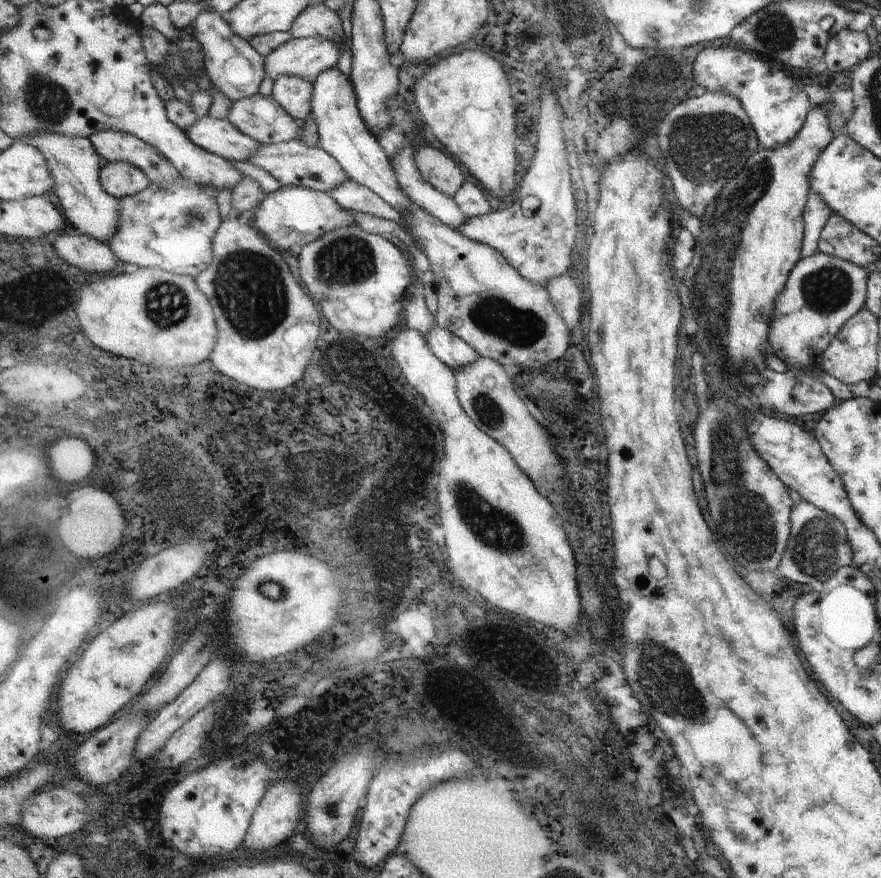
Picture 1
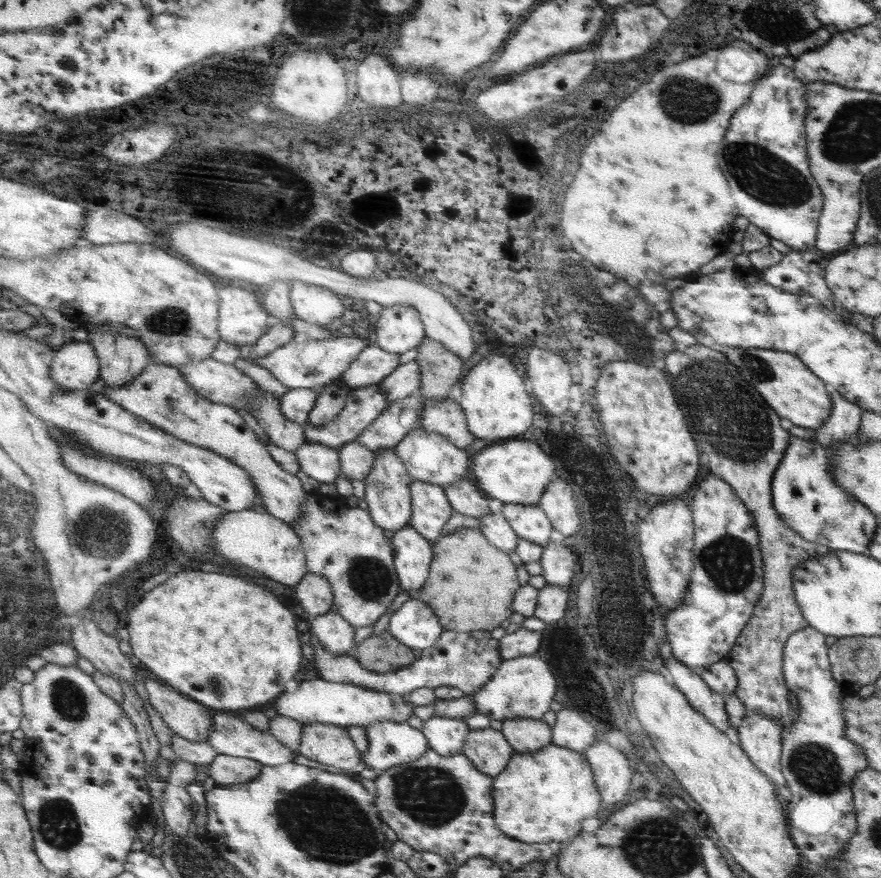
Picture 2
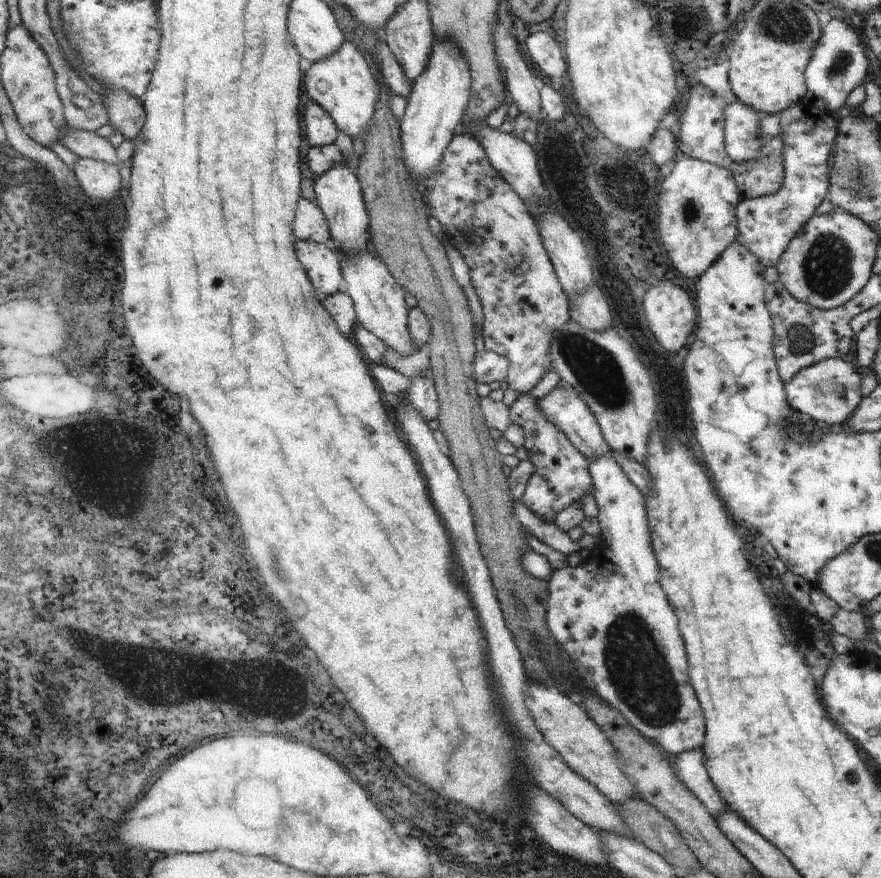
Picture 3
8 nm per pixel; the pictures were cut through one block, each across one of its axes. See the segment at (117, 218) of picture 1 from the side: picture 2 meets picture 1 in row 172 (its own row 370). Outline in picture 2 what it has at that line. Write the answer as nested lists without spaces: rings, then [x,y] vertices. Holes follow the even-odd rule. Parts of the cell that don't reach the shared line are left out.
[[[75,340],[71,344],[63,344],[57,350],[51,374],[63,390],[89,390],[91,384],[101,380],[101,358],[97,356],[97,348],[89,342]]]

